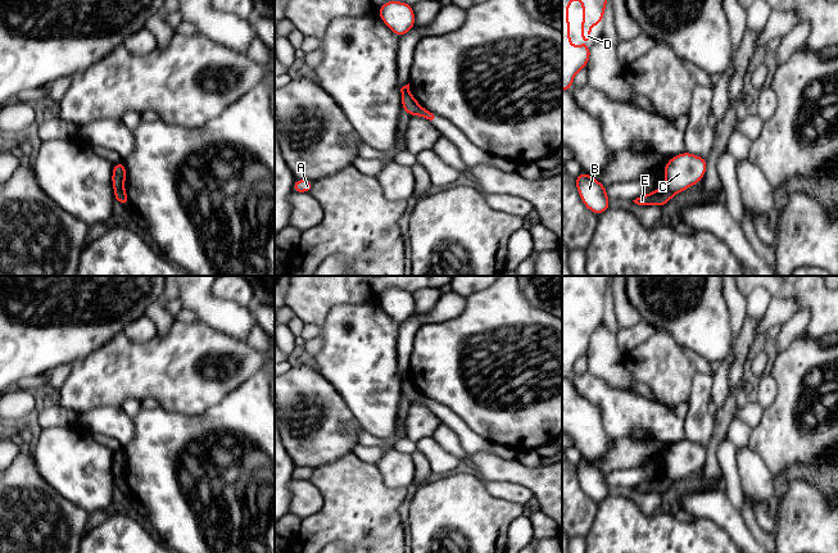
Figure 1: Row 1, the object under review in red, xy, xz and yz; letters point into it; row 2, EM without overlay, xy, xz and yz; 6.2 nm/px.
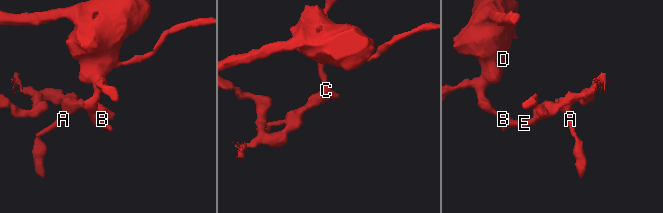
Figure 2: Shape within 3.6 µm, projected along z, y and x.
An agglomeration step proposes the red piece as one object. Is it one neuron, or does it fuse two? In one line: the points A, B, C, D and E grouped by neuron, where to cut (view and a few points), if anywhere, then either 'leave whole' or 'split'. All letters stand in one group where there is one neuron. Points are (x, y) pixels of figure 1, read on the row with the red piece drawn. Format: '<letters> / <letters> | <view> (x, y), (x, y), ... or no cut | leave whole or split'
A C / B D E | xy (114, 187), (122, 189) | split

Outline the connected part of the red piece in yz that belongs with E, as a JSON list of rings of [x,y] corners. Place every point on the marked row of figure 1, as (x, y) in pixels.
[[[662,186],[653,192],[649,192],[647,195],[640,195],[633,201],[642,207],[647,207],[647,205],[663,207],[666,203],[671,200],[672,196],[674,194],[666,186]]]

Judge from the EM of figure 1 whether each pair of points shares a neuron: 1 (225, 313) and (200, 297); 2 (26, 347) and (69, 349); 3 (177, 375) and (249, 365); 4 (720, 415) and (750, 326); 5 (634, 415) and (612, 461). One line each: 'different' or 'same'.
1: same
2: same
3: same
4: same
5: different

